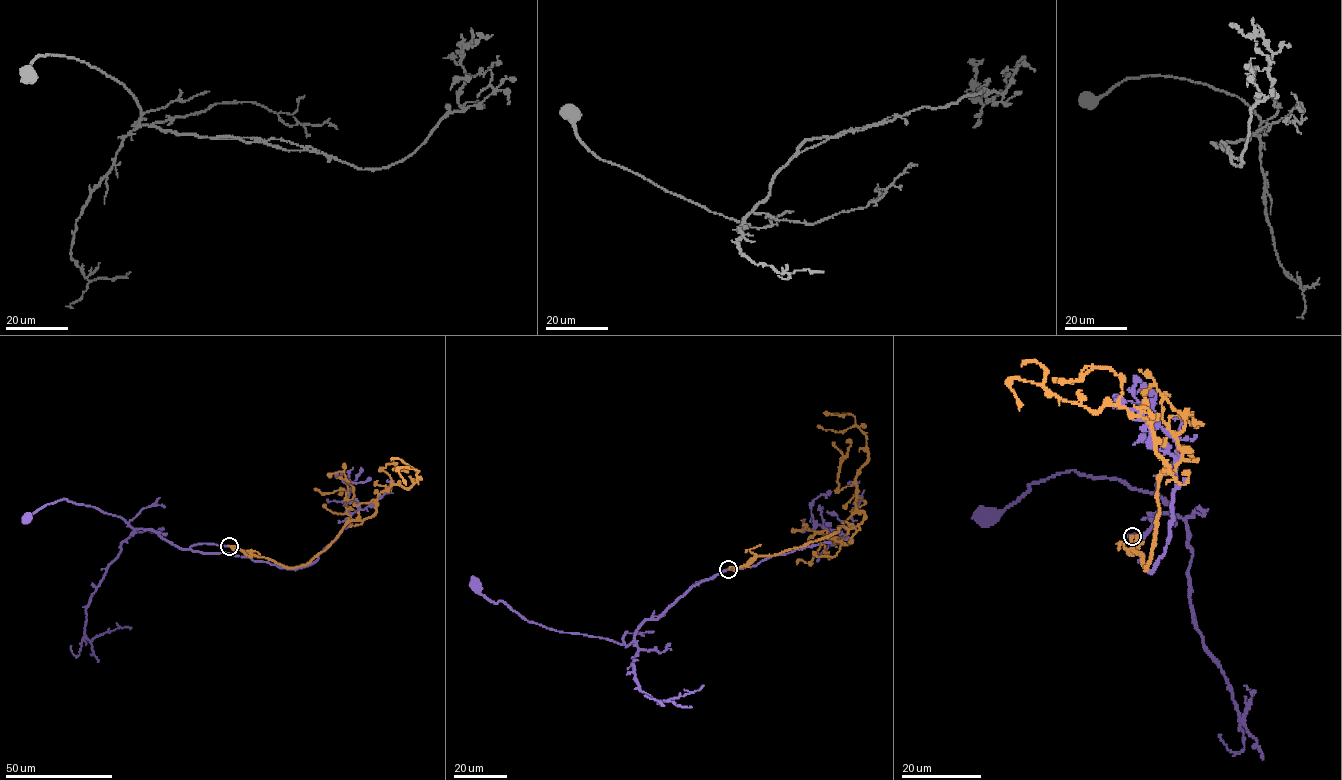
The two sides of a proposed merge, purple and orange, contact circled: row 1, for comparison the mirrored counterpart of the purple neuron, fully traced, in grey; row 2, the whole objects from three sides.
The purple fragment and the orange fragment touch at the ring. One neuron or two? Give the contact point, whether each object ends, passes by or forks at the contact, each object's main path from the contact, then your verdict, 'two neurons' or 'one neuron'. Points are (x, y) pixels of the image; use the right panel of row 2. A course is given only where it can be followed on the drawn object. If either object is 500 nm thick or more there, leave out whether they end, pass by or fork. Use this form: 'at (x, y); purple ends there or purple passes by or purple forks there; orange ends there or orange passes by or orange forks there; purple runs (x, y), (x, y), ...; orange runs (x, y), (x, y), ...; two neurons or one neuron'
at (1132, 536); purple ends there; orange ends there; purple runs (1132, 536), (1136, 547), (1149, 515), (1170, 514), (1168, 503), (1074, 471), (1028, 485), (1016, 502), (984, 514); orange runs (1132, 536), (1147, 569), (1159, 478), (1170, 472), (1145, 418), (1111, 404), (1091, 411), (1011, 377), (1019, 410); two neurons

